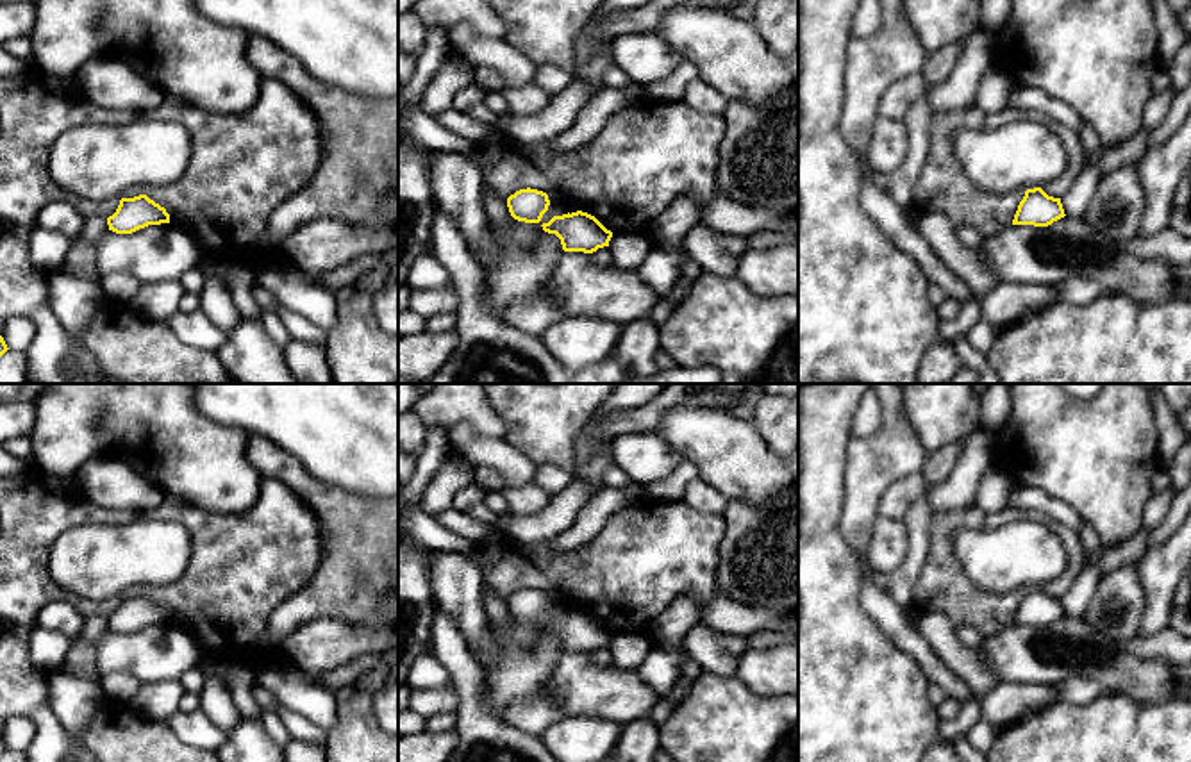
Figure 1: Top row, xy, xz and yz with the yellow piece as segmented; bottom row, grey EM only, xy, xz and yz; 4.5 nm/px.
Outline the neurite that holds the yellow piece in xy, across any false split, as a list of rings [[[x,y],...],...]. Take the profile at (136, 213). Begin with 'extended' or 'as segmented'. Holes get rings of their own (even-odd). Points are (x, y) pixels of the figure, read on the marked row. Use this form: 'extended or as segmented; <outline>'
as segmented; [[[146,195],[121,198],[116,212],[107,218],[109,230],[116,234],[132,234],[161,223],[170,223],[170,214]]]

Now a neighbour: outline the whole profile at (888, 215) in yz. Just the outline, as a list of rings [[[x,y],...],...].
[[[857,162],[861,170],[859,203],[891,239],[891,243],[909,253],[923,269],[929,282],[937,284],[948,298],[961,303],[968,300],[982,300],[964,280],[952,273],[952,269],[934,253],[929,243],[914,230],[904,207],[891,200],[887,193],[875,184],[875,171],[870,162]]]

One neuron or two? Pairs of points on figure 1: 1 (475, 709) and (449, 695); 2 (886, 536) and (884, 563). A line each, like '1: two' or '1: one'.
1: two
2: one

